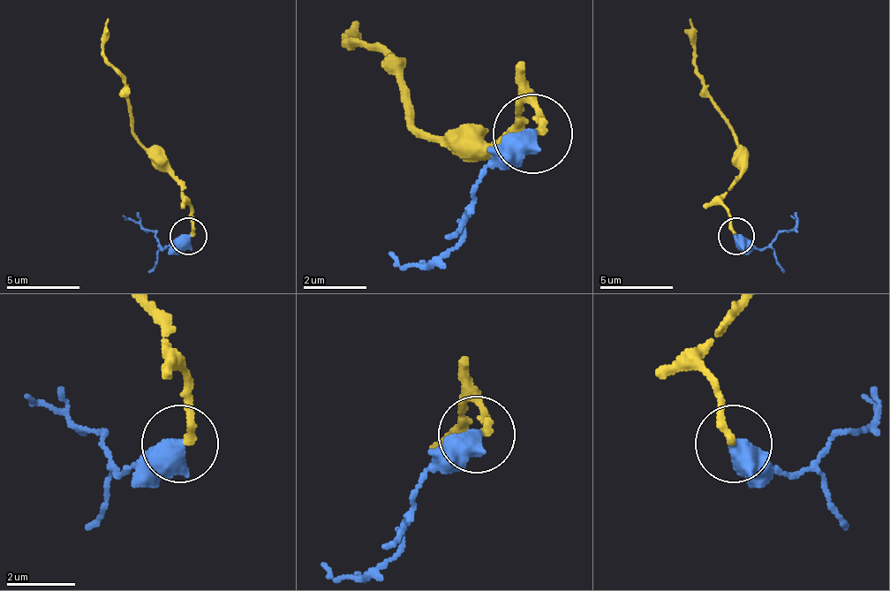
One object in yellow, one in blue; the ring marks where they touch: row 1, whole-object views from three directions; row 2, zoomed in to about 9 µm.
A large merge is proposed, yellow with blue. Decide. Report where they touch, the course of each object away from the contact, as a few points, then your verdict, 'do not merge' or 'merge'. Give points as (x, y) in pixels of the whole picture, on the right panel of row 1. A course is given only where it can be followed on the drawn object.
(735, 236) | yellow via (735, 235), (724, 191), (738, 177), (738, 140), (709, 92), (695, 59), (691, 19) | blue via (735, 235), (764, 250), (789, 231), (797, 220), (789, 216) | merge

